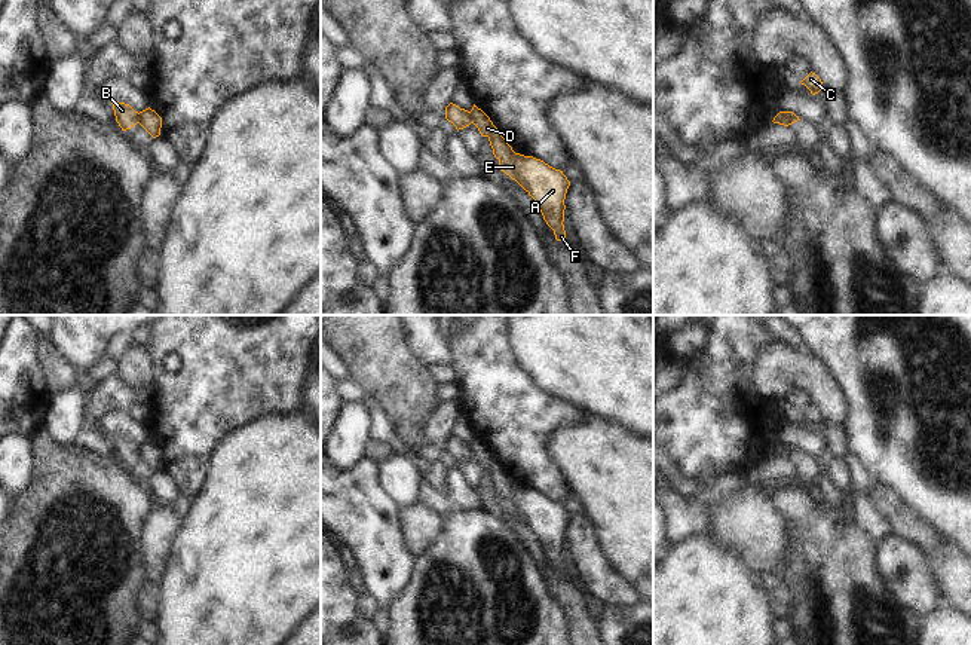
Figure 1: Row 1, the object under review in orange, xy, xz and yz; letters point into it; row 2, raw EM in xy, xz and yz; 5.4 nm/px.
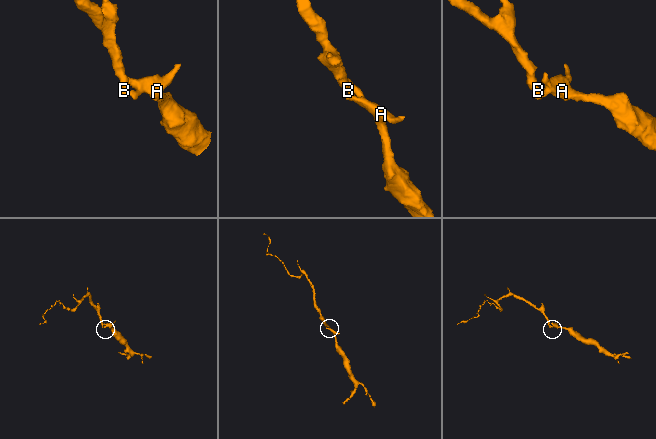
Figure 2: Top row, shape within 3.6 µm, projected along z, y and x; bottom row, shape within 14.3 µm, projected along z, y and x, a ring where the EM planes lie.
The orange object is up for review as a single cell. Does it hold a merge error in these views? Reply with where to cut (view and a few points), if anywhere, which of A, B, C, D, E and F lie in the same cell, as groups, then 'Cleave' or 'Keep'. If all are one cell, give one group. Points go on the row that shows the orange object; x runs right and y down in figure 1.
Split along xz (468, 112), (472, 122). Groups: A C D E F / B. Cleave

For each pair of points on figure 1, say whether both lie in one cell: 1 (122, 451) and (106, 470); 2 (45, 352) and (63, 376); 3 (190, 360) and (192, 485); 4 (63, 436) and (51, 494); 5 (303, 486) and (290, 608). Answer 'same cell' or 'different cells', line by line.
1: different cells
2: same cell
3: same cell
4: different cells
5: same cell

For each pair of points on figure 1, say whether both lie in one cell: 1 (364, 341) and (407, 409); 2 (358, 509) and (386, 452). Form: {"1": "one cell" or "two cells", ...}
{"1": "one cell", "2": "two cells"}

